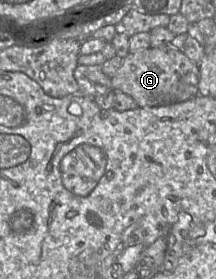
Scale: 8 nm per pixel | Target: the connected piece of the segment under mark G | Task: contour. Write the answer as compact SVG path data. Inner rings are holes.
M171 45L129 52L111 78L112 88L131 96L138 107L184 102L199 95L199 64Z

